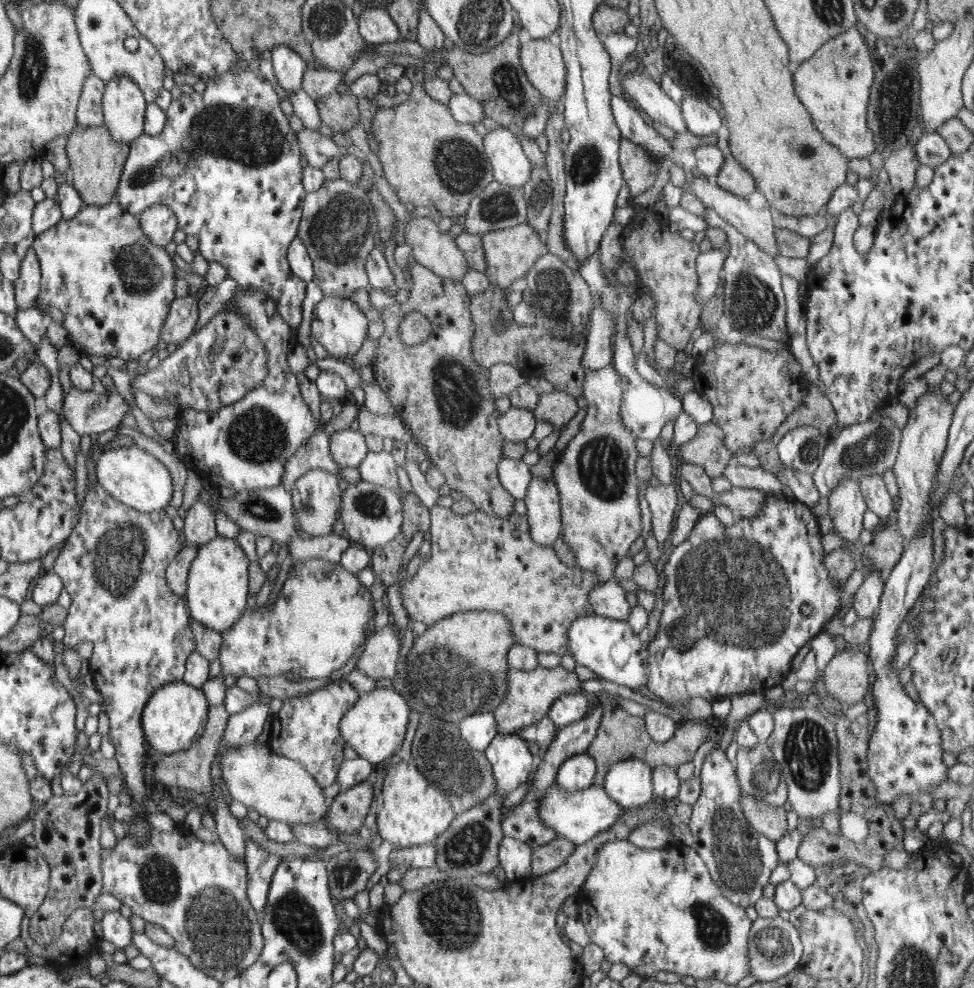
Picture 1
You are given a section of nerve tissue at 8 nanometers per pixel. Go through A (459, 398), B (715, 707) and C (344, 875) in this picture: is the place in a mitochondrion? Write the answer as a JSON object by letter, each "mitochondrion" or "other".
{"A":"mitochondrion","B":"other","C":"mitochondrion"}

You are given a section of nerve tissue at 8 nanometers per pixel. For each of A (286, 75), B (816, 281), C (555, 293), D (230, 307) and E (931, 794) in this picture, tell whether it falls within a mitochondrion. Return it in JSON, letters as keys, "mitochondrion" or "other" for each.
{"A":"other","B":"other","C":"mitochondrion","D":"other","E":"other"}

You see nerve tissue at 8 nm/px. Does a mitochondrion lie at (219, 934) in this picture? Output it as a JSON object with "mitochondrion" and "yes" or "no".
{"mitochondrion":"yes"}

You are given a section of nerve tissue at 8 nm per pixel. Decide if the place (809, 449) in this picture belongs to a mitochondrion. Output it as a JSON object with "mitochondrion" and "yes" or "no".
{"mitochondrion":"yes"}

